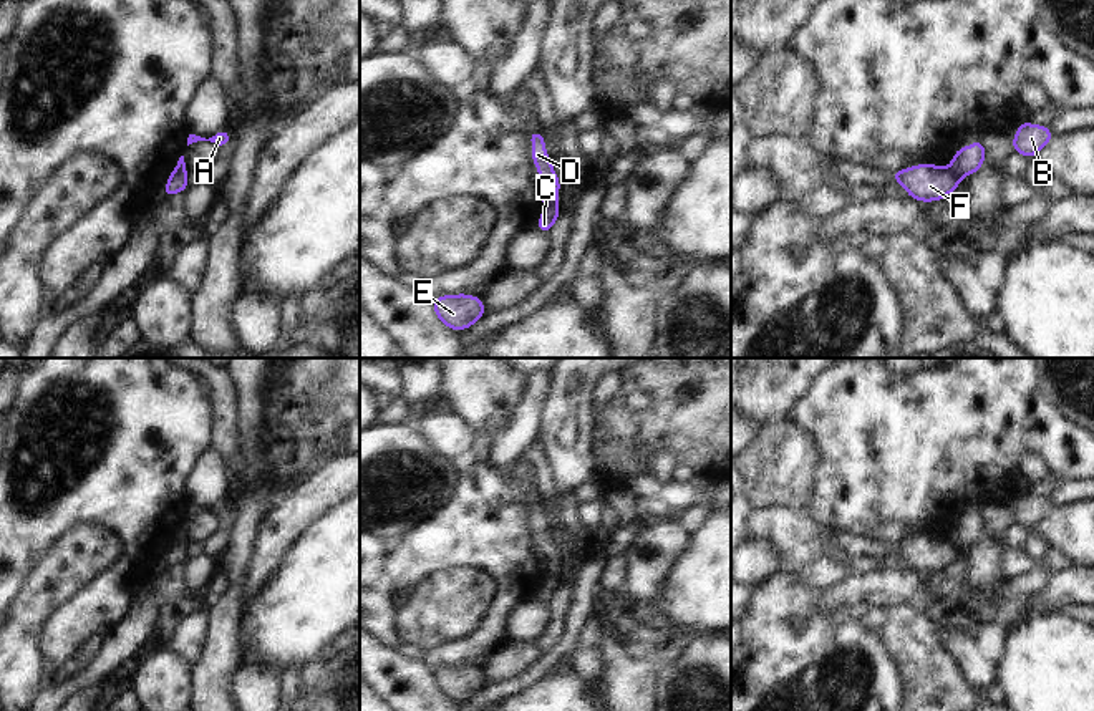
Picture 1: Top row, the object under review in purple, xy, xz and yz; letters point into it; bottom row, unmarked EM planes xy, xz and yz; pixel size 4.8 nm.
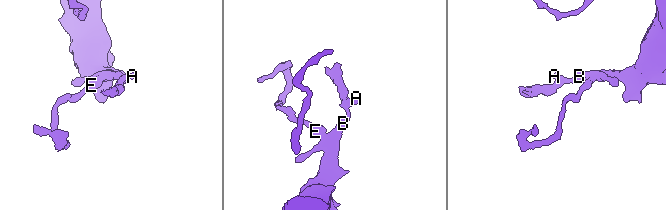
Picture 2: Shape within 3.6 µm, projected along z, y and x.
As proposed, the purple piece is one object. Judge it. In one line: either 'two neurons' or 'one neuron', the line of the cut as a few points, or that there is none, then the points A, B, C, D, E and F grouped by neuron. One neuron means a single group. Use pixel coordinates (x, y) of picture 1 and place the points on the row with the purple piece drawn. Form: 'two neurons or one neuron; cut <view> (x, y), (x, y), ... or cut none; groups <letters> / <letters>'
two neurons; cut xz (557, 204), (546, 207); groups A B C E / D F

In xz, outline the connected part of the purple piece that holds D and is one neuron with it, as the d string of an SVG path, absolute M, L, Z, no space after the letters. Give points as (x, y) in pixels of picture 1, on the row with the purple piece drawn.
M530 131L532 141L532 164L539 167L539 196L545 207L559 206L560 181L554 171L554 166L547 156L545 138L539 131Z

